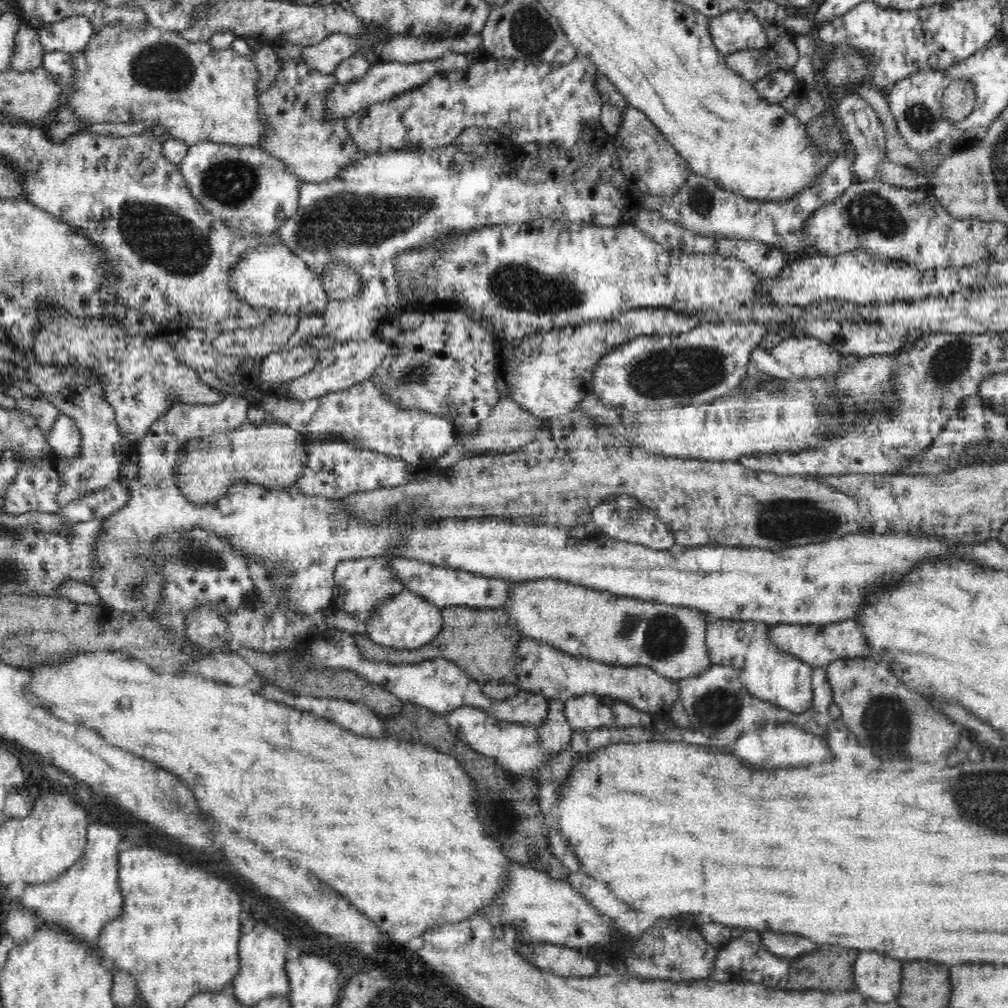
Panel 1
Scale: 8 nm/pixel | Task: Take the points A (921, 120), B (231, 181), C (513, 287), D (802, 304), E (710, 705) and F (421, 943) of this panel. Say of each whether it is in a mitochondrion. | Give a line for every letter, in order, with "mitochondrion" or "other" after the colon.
A: mitochondrion
B: mitochondrion
C: mitochondrion
D: other
E: mitochondrion
F: other

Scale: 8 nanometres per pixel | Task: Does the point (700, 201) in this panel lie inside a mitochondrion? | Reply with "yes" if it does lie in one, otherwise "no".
yes

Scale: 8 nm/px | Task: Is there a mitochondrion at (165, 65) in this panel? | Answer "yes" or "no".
yes

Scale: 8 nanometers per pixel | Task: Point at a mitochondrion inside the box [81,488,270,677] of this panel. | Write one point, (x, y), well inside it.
(196, 554)

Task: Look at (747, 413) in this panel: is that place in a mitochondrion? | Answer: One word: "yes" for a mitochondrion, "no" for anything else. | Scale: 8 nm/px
yes

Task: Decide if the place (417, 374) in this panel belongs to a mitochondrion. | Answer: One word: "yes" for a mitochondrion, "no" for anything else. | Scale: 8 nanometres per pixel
yes

